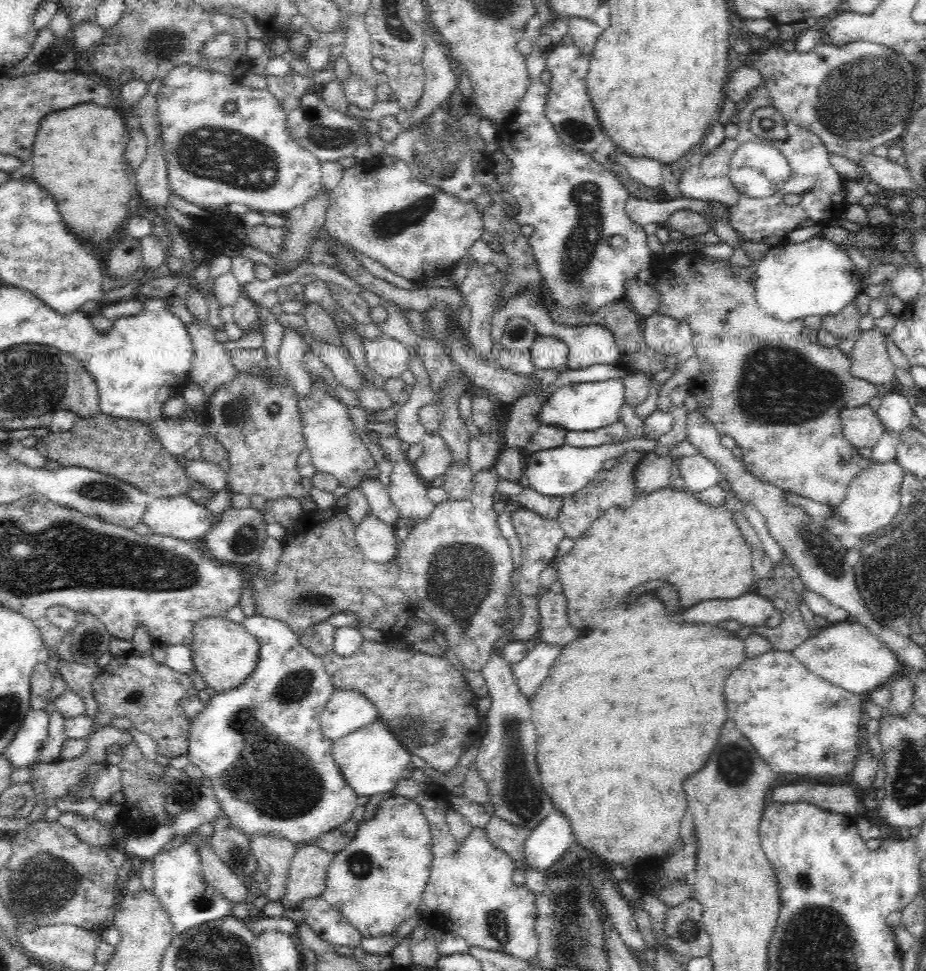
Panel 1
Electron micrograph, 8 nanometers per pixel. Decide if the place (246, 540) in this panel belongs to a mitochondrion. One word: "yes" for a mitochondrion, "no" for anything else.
yes

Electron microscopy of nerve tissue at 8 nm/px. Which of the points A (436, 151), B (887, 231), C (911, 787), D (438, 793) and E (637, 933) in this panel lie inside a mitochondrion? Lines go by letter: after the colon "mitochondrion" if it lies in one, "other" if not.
A: mitochondrion
B: other
C: mitochondrion
D: other
E: other

